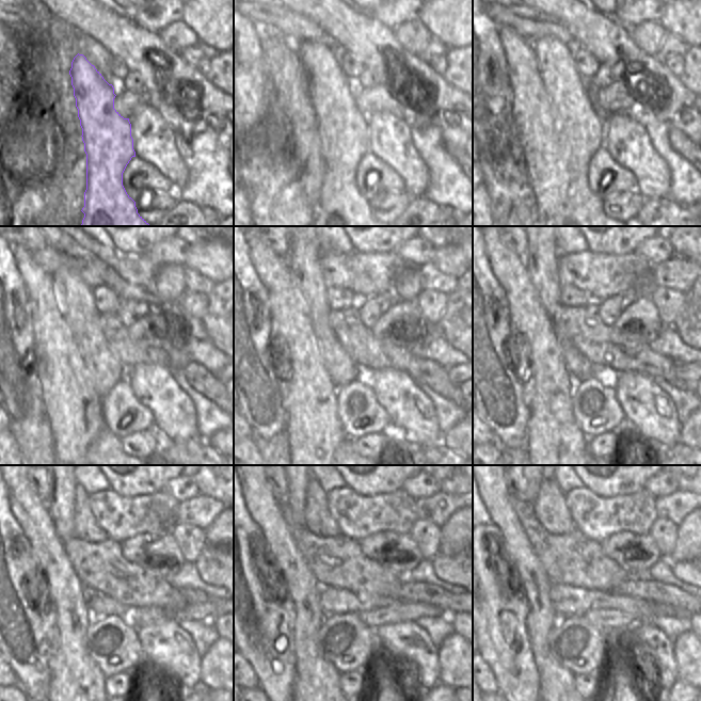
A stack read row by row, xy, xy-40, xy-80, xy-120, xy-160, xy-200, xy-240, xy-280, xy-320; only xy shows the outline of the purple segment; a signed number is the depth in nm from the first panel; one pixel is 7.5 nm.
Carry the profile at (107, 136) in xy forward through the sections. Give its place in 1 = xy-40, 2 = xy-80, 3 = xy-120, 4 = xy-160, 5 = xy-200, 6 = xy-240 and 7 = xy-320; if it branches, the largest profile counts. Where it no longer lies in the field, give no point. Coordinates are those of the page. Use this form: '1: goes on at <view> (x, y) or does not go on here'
1: goes on at xy-40 (345, 137)
2: goes on at xy-80 (566, 89)
3: goes on at xy-120 (75, 299)
4: goes on at xy-160 (303, 257)
5: goes on at xy-200 (542, 255)
6: goes on at xy-240 (60, 504)
7: goes on at xy-320 (534, 487)

